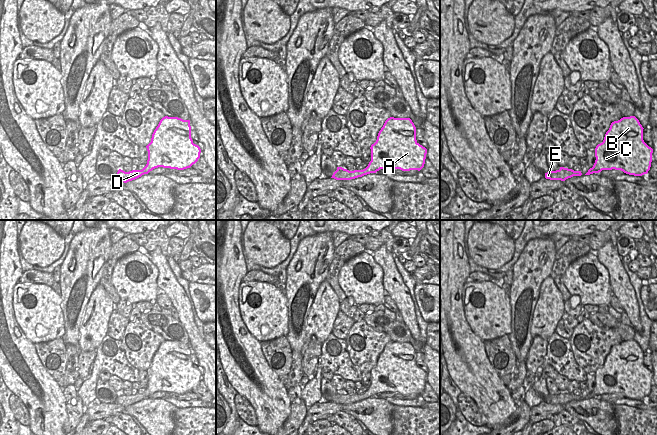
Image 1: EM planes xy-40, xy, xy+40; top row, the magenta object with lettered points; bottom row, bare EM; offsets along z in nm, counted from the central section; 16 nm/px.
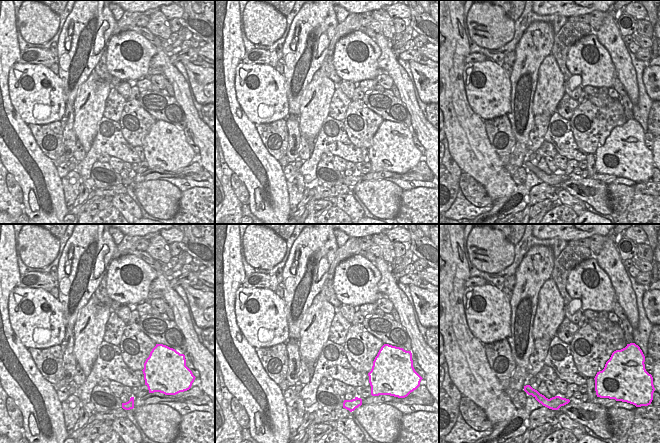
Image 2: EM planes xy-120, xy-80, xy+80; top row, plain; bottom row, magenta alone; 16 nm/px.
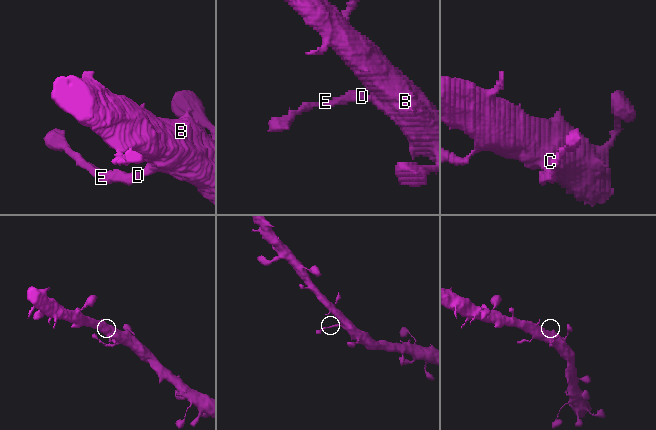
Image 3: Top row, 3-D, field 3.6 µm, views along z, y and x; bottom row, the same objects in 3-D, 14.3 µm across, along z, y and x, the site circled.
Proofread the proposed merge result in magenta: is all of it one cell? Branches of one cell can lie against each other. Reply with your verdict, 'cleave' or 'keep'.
keep

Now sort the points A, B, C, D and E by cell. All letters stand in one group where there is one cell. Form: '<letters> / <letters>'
A B C D E

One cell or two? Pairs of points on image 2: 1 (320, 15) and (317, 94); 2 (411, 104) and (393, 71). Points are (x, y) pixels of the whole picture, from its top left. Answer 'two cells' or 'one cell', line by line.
1: two cells
2: one cell

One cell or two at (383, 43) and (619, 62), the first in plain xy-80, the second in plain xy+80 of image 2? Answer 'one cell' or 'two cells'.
one cell

